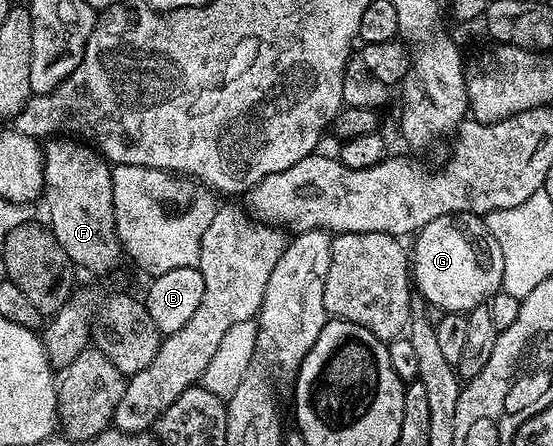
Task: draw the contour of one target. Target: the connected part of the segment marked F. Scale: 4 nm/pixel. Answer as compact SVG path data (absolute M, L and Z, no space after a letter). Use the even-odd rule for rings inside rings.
M49 139L44 142L45 188L43 201L49 204L48 228L58 241L59 247L69 256L74 266L82 265L93 273L109 273L120 261L123 261L121 240L117 237L117 224L113 210L113 170L92 145L80 139Z

